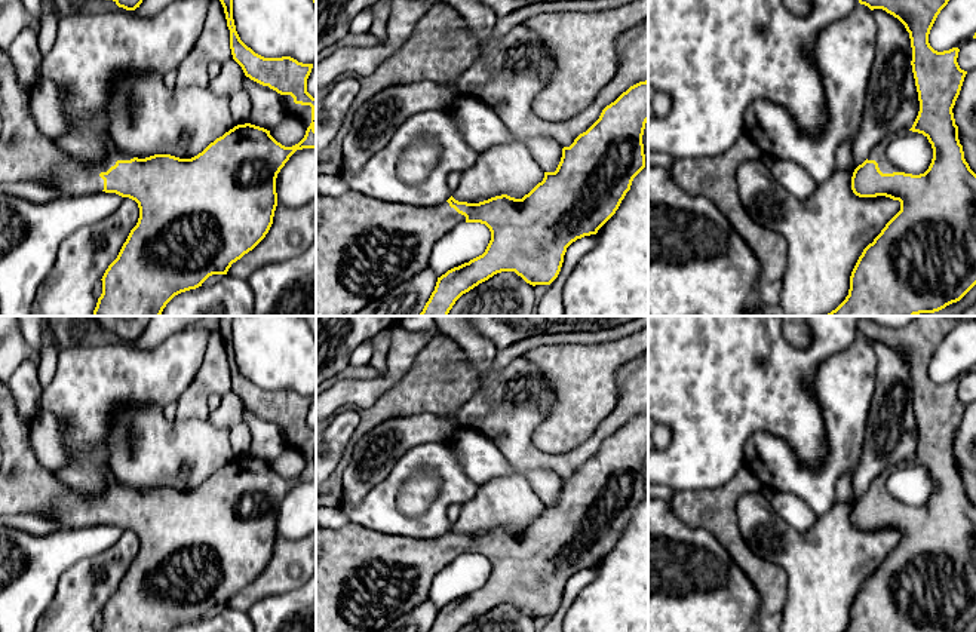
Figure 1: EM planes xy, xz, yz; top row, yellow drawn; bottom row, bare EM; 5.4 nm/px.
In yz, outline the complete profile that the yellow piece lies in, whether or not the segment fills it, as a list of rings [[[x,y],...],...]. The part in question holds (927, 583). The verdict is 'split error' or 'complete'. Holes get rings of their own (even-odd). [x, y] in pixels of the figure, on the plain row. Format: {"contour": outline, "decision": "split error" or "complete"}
{"contour": [[[915,316],[900,328],[862,317],[857,332],[871,343],[883,341],[897,350],[909,365],[912,405],[920,444],[909,463],[923,466],[933,481],[924,506],[900,504],[887,490],[887,475],[874,478],[868,491],[851,509],[859,530],[886,528],[900,534],[900,543],[859,589],[845,632],[961,632],[976,617],[976,506],[964,491],[952,441],[967,404],[957,390],[958,380],[937,384],[929,375],[930,362],[958,320],[949,316]]], "decision": "split error"}

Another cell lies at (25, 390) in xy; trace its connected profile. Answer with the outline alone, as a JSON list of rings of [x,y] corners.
[[[25,359],[13,371],[10,378],[6,381],[10,390],[15,406],[24,421],[30,421],[39,414],[42,408],[43,387],[37,380],[37,366],[33,361]]]

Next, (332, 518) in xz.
[[[316,507],[316,528],[341,530],[349,524],[349,516],[340,507]]]

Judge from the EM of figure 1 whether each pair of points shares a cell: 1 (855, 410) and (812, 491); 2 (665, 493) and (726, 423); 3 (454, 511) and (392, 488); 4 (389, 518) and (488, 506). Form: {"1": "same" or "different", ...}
{"1": "same", "2": "different", "3": "different", "4": "different"}

